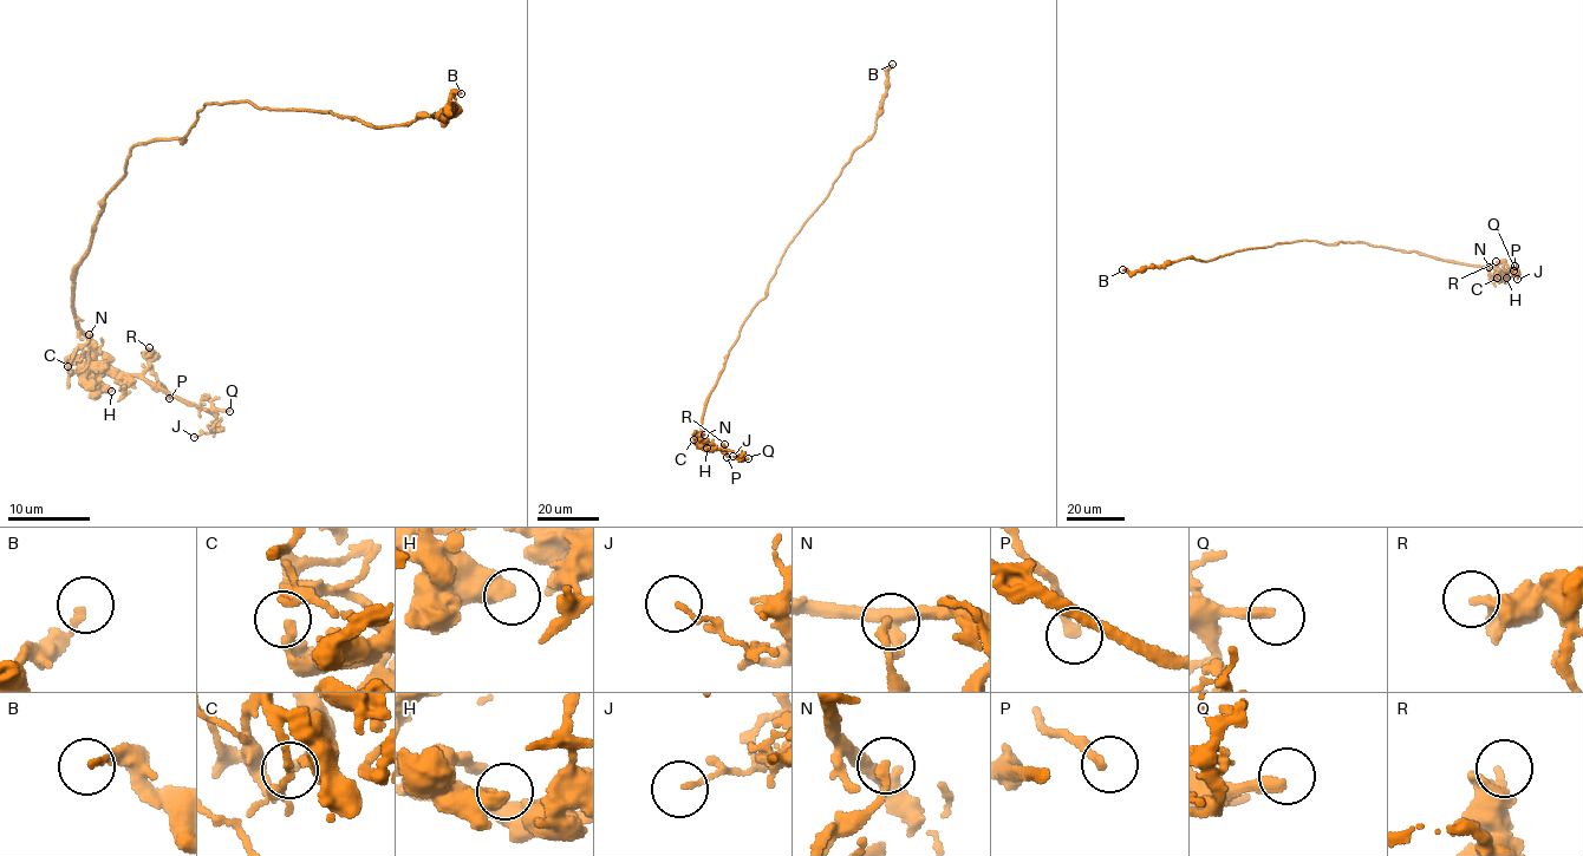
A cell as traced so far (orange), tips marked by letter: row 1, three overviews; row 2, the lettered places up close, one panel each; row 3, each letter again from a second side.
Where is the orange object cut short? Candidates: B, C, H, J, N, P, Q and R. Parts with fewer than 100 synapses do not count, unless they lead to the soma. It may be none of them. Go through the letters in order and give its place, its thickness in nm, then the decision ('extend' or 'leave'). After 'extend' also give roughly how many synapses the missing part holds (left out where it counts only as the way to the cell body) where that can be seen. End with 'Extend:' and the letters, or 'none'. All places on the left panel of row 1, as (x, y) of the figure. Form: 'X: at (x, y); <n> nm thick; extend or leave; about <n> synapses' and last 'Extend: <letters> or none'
B: at (461, 93); 140 nm thick; leave
C: at (67, 366); 240 nm thick; leave
H: at (111, 391); 500 nm thick; leave
J: at (194, 437); 120 nm thick; leave
N: at (89, 334); 150 nm thick; leave
P: at (169, 398); 200 nm thick; leave
Q: at (229, 411); 280 nm thick; extend
R: at (149, 347); 280 nm thick; leave
Extend: Q

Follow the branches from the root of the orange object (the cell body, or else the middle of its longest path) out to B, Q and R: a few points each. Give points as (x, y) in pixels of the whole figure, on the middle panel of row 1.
B: (767, 287), (786, 248), (827, 195), (851, 155), (874, 131), (886, 90), (887, 69), (892, 64)
Q: (767, 287), (764, 296), (741, 327), (702, 419), (704, 448), (725, 449), (748, 458)
R: (767, 287), (764, 296), (741, 327), (705, 405), (702, 445), (722, 450), (724, 444)

